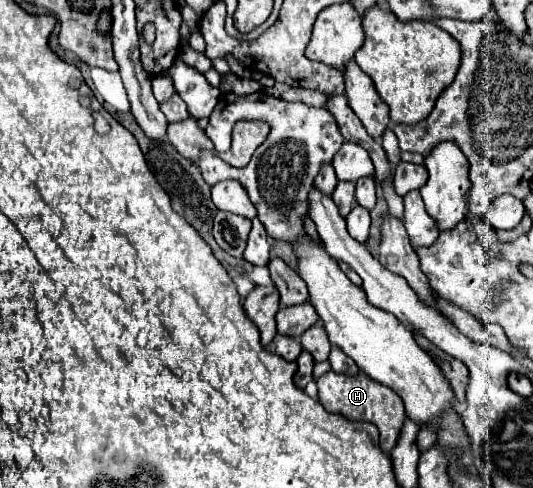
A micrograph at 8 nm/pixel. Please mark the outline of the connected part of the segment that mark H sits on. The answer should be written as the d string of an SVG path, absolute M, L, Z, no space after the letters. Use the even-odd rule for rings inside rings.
M332 370L326 372L324 376L320 376L316 380L316 386L318 386L318 398L328 412L336 412L336 414L344 414L346 418L366 420L366 422L376 424L380 430L382 450L388 454L394 448L402 422L404 422L404 404L394 390L390 390L388 386L384 386L380 382L374 382L364 372L360 372L356 376L348 376L348 374L338 374Z

